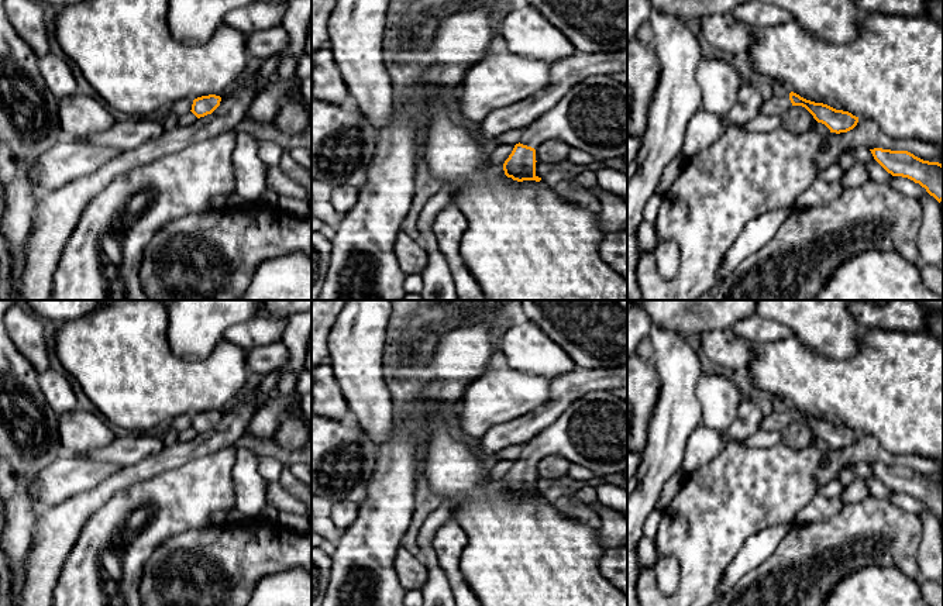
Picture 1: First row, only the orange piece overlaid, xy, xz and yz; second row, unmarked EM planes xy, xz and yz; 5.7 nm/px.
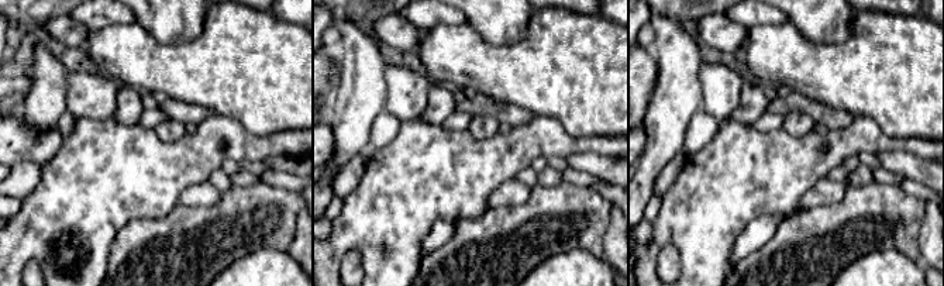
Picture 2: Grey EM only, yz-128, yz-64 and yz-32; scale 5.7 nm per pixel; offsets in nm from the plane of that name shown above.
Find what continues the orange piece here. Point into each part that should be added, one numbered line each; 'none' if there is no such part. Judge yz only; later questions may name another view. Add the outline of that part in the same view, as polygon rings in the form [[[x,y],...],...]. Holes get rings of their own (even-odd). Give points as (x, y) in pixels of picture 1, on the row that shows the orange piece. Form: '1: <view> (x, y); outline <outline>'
1: yz (775, 106); outline [[[791,92],[785,96],[772,96],[771,99],[764,100],[760,114],[781,117],[789,107],[792,107],[789,93]]]

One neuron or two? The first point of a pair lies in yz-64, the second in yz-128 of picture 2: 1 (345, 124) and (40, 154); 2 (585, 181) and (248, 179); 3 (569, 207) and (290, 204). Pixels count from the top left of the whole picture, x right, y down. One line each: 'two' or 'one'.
1: two
2: two
3: one

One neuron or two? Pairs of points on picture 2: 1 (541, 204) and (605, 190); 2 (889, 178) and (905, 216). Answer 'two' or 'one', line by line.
1: two
2: two

